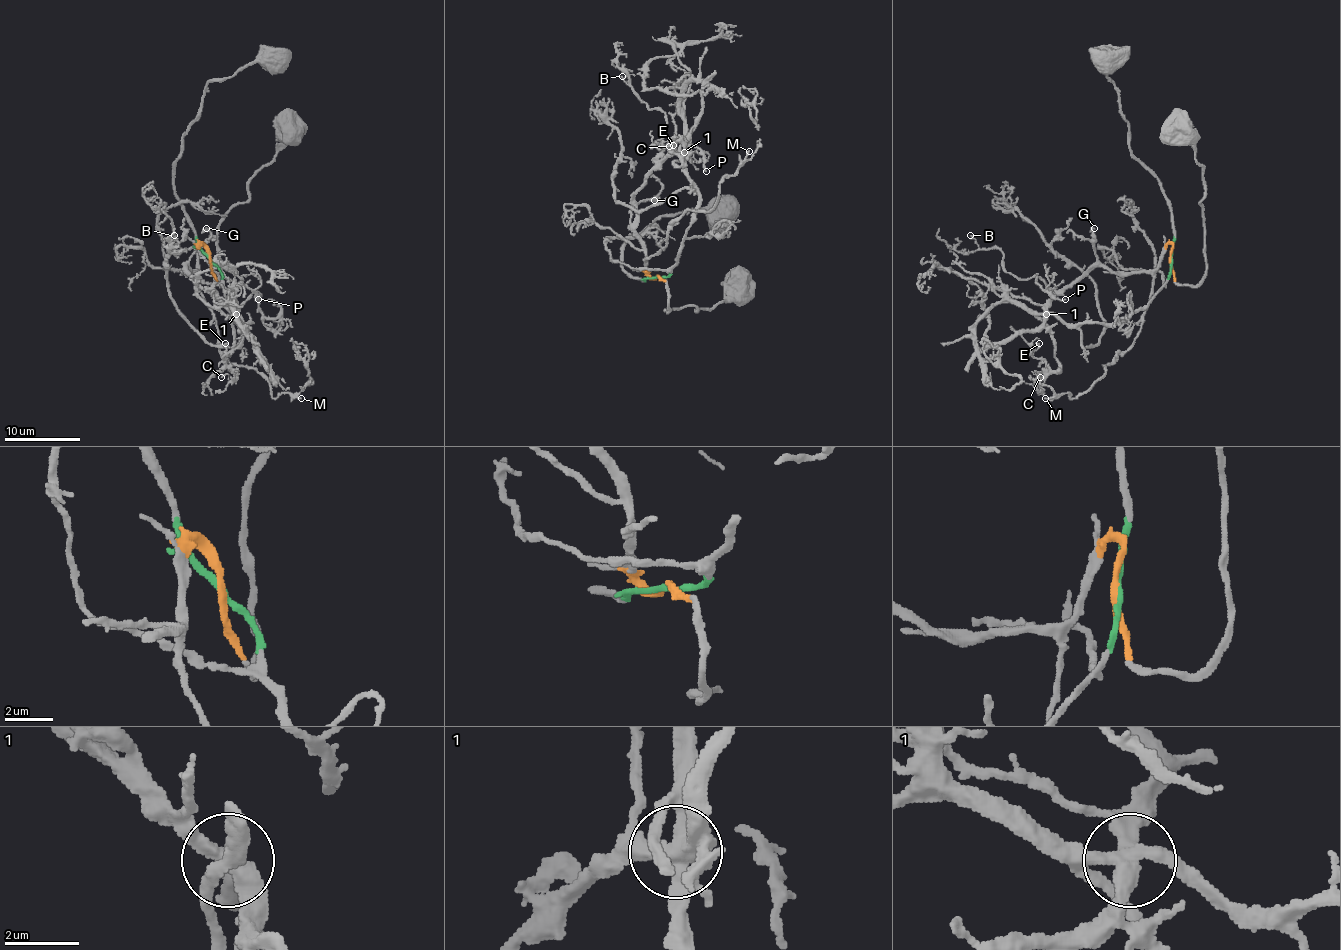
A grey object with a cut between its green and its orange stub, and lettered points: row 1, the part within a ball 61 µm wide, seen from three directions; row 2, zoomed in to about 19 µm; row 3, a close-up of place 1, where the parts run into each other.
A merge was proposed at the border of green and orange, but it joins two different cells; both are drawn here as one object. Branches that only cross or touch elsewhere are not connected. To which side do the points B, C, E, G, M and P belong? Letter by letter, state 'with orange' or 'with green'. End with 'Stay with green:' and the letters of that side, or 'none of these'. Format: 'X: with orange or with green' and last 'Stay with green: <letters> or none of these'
B: with orange
C: with green
E: with green
G: with orange
M: with orange
P: with orange
Stay with green: C, E

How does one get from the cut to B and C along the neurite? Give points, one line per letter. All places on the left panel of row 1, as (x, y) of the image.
B: (209, 258), (200, 244), (198, 269), (187, 275), (185, 267), (207, 290), (219, 276), (173, 235)
C: (209, 258), (232, 307), (251, 324), (239, 324), (236, 314), (232, 354), (226, 359), (236, 378), (220, 376)

